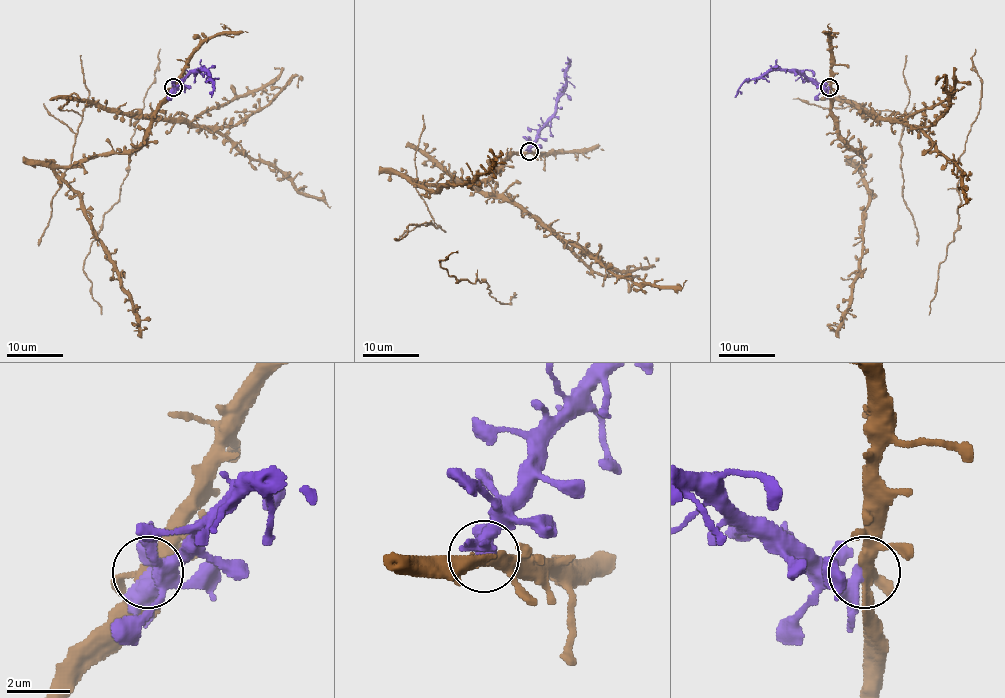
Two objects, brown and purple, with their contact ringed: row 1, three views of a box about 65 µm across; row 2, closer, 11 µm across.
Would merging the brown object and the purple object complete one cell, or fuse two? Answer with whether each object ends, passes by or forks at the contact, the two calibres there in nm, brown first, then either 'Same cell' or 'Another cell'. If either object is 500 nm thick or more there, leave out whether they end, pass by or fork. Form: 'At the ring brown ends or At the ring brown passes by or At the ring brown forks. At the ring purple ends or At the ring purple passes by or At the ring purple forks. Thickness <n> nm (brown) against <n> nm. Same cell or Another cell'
At the ring brown forks. At the ring purple passes by. Thickness 340 nm (brown) against 380 nm. Another cell

